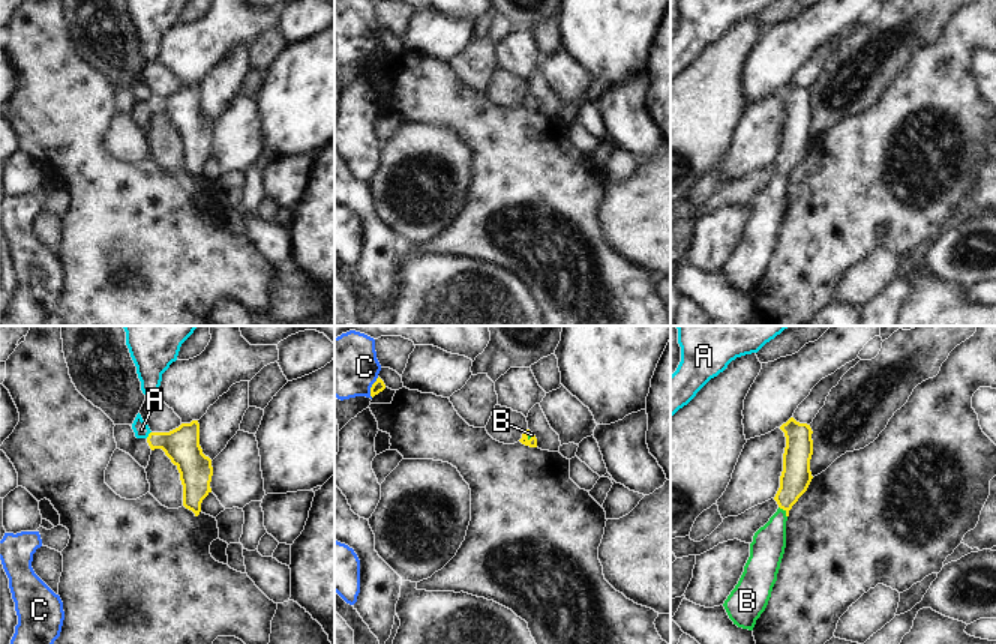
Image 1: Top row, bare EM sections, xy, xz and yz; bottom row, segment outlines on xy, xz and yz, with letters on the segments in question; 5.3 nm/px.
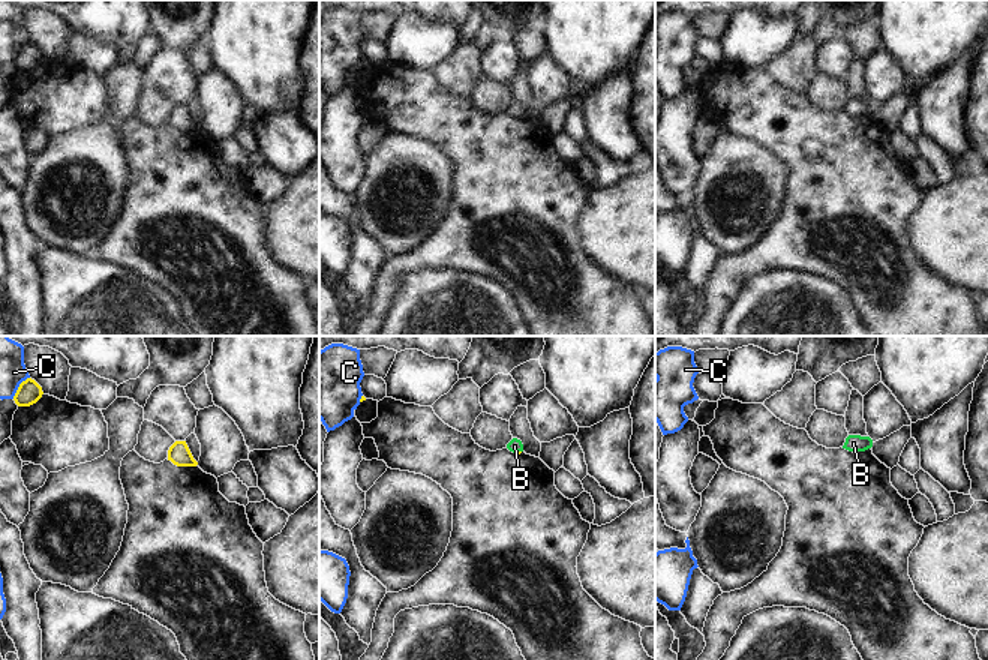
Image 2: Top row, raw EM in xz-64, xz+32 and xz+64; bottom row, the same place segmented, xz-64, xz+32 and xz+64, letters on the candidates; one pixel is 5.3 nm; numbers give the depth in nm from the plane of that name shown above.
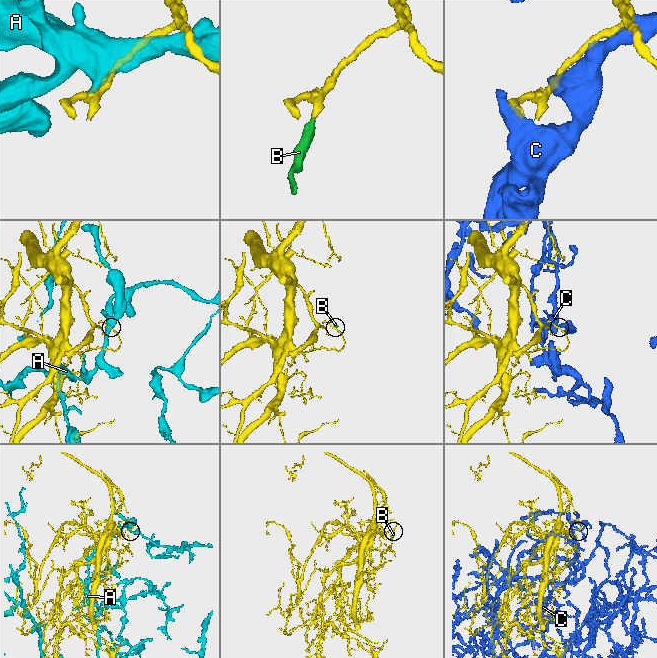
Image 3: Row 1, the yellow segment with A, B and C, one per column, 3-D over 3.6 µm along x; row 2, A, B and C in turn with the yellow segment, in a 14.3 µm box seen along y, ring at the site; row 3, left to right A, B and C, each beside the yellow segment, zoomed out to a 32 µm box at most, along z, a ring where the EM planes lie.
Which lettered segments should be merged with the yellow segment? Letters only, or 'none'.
B

